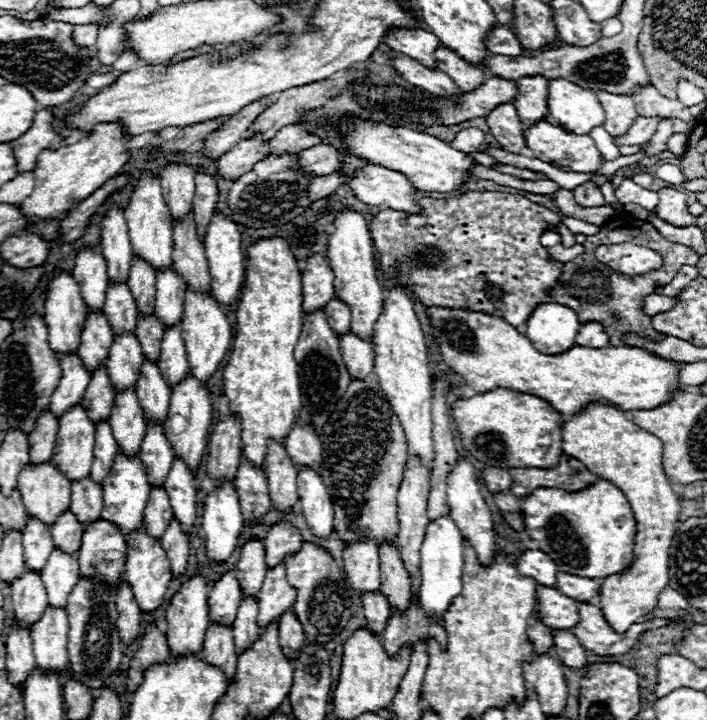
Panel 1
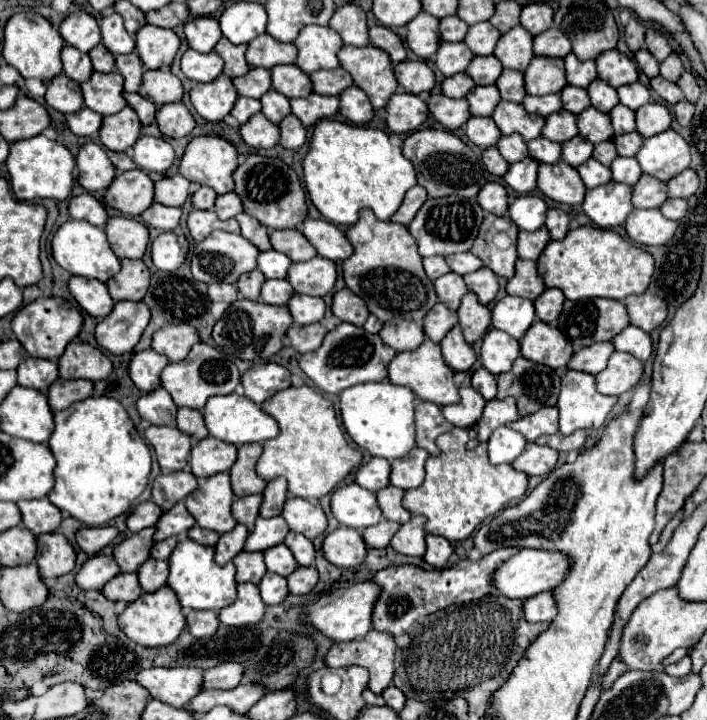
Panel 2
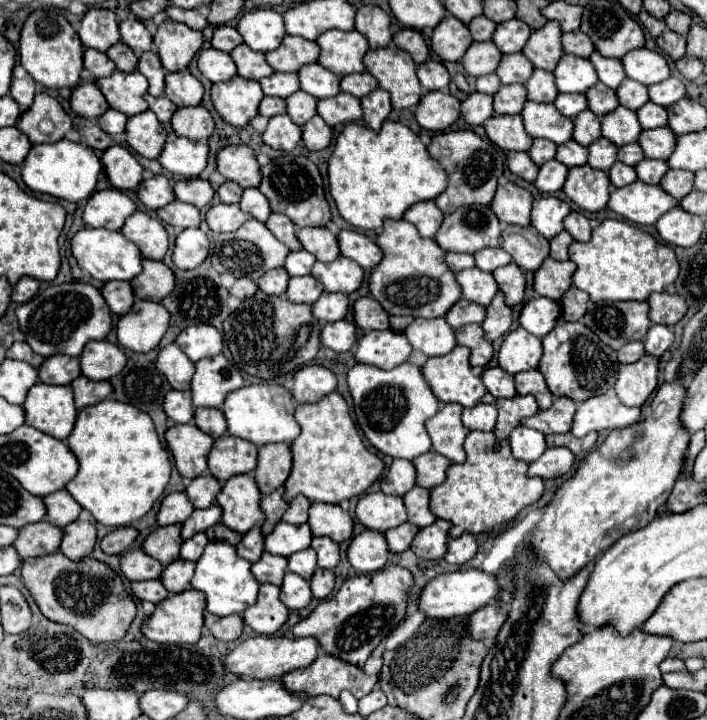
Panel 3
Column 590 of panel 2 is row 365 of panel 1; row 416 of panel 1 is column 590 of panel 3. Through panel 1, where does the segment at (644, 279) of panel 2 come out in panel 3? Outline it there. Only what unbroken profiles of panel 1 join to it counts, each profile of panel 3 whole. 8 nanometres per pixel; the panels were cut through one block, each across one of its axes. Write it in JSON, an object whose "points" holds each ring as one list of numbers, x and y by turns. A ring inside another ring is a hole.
{"points":[[604,220,594,232,590,242,572,242,570,260,576,262,578,270,574,272,574,286,588,292,592,302,600,300,648,300,652,292,664,292,670,284,676,282,680,274,680,264,670,246,660,244,648,232,624,222,624,220]]}

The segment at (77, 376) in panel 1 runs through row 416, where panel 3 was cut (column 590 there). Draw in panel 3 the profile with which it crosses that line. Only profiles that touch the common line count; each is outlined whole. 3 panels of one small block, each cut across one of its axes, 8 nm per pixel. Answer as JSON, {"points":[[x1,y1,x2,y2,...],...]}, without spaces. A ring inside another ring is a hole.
{"points":[[594,52,590,56,590,60,592,60,592,64,594,64,596,72,598,72,600,82,604,82,606,86,610,86,610,88,616,90,620,86,620,82,626,78,626,72,624,72,624,66,622,66,620,60,604,58,598,52]]}

